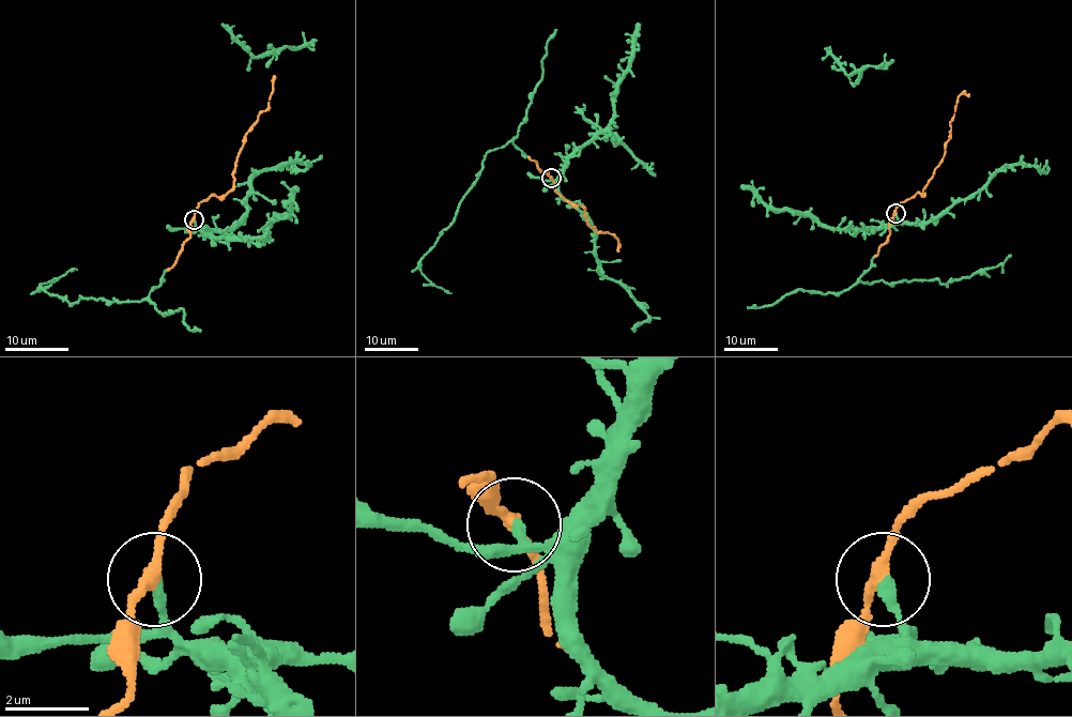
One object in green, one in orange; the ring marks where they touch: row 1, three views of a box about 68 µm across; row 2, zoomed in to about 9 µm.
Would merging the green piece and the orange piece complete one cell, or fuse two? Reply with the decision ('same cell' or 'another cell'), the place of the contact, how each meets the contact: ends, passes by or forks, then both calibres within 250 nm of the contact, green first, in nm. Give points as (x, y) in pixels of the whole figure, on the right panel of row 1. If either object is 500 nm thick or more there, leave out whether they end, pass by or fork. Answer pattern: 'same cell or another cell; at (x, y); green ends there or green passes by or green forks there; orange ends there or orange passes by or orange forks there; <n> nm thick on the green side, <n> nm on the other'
same cell; at (896, 213); green ends there; orange passes by; 260 nm thick on the green side, 260 nm on the other

